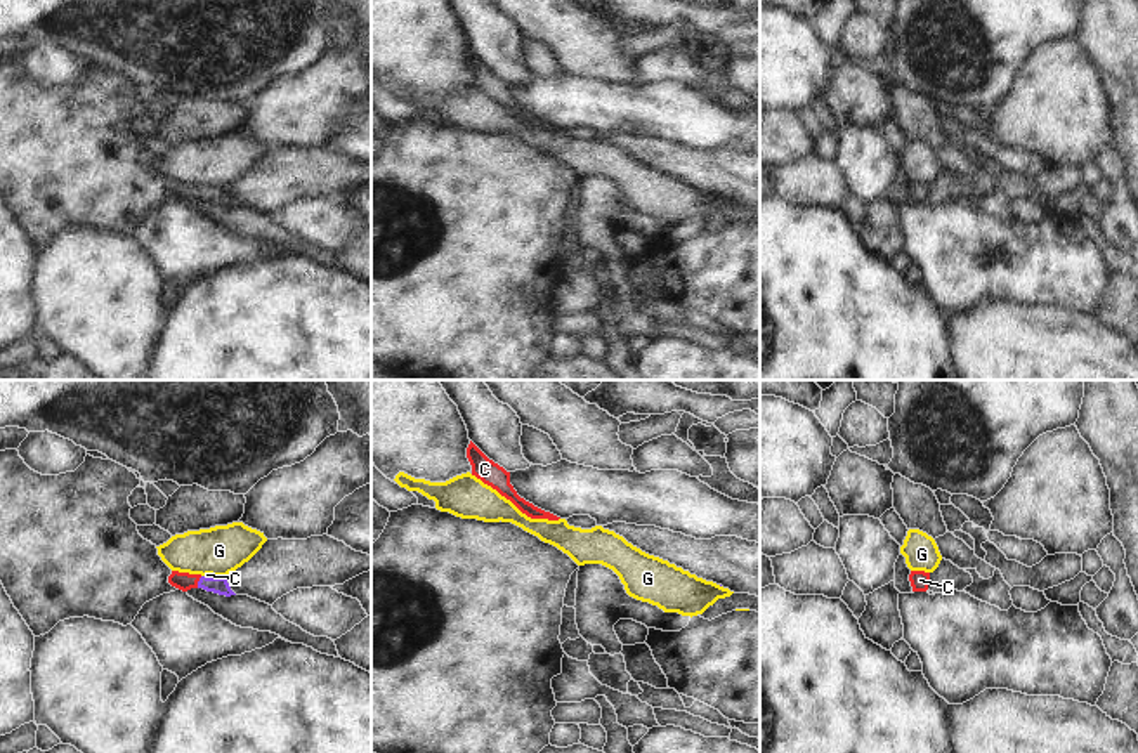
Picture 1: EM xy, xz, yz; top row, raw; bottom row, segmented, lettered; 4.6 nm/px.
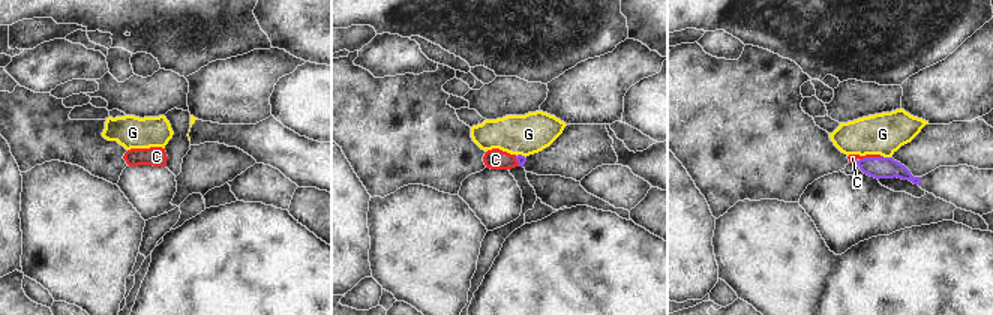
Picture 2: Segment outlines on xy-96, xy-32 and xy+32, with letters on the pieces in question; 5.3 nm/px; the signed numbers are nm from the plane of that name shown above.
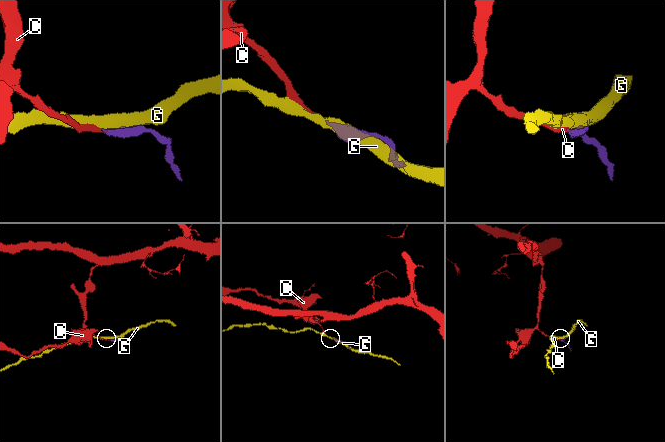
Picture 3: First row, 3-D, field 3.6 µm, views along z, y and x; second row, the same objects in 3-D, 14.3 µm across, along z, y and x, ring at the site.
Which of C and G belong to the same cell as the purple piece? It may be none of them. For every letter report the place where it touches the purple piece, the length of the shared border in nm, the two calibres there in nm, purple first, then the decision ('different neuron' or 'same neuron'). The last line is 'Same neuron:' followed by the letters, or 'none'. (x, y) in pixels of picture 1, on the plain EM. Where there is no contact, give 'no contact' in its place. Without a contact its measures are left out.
C: contact xy (198, 193); length 60 nm; calibres 80 and 90 nm; same neuron
G: contact xy (203, 188); length 30 nm; calibres 80 and 220 nm; different neuron
Same neuron: C

